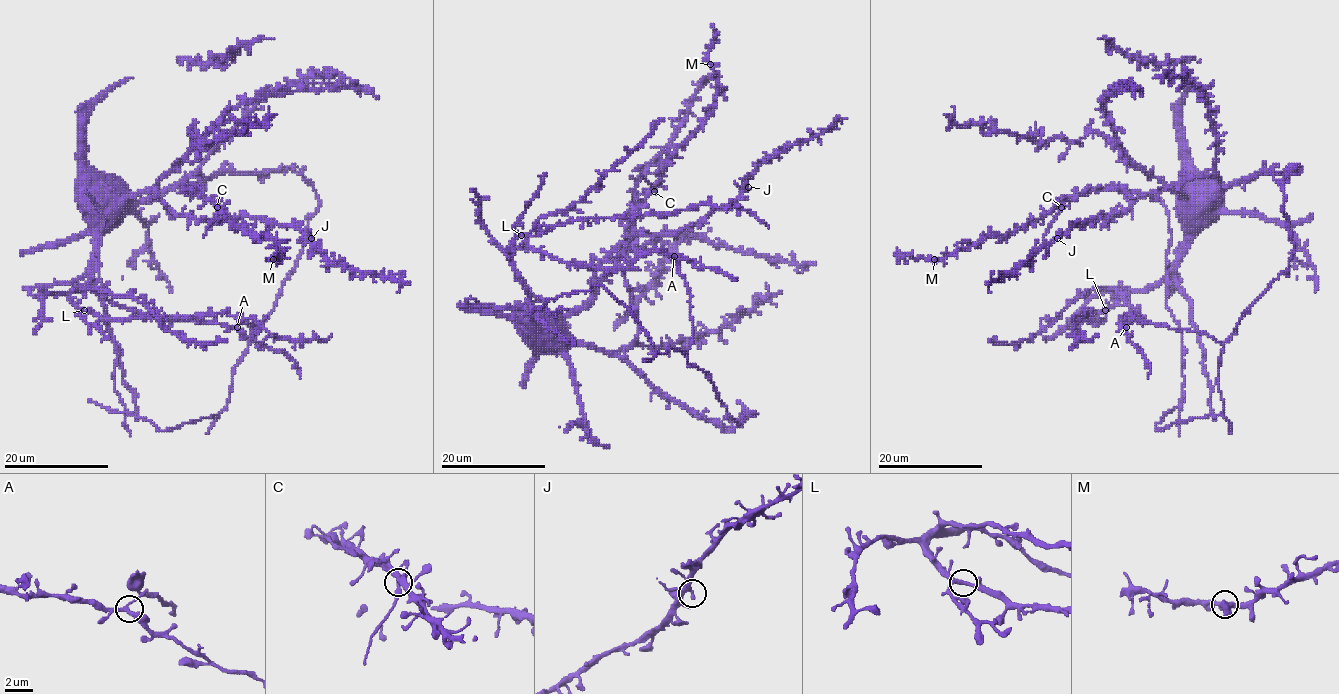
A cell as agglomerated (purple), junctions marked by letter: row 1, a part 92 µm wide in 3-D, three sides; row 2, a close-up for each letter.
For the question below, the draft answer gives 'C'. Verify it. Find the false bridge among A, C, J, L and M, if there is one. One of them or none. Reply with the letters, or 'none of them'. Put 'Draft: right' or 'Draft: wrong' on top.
Draft: right
C

